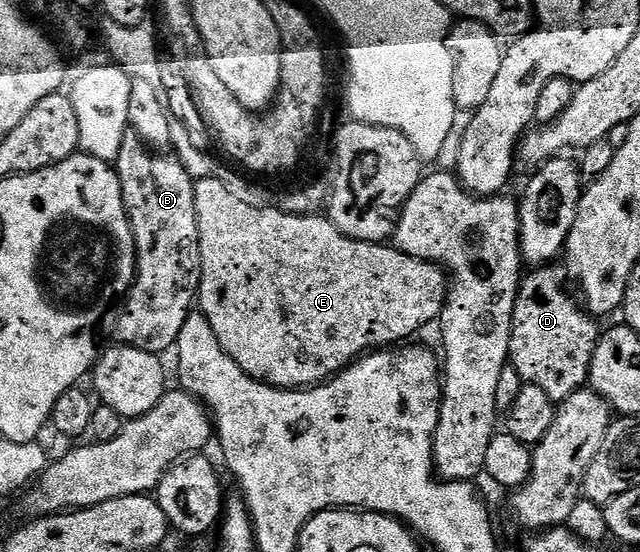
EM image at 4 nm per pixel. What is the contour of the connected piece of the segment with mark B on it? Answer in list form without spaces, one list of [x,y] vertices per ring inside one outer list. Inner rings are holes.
[[[126,133],[123,140],[123,148],[119,152],[115,163],[117,175],[121,177],[121,191],[123,192],[123,200],[125,207],[129,213],[129,220],[133,223],[133,235],[137,238],[137,265],[139,267],[136,280],[133,282],[132,288],[122,303],[122,308],[115,320],[113,330],[117,332],[116,338],[124,346],[138,346],[141,350],[146,350],[158,356],[164,355],[164,350],[172,351],[179,340],[179,332],[183,332],[183,324],[187,320],[187,316],[195,306],[195,270],[194,267],[200,263],[201,249],[199,248],[199,224],[197,223],[197,213],[195,212],[195,180],[187,172],[187,168],[183,166],[180,158],[170,156],[168,158],[165,152],[154,152],[146,147],[145,143],[136,134]]]

